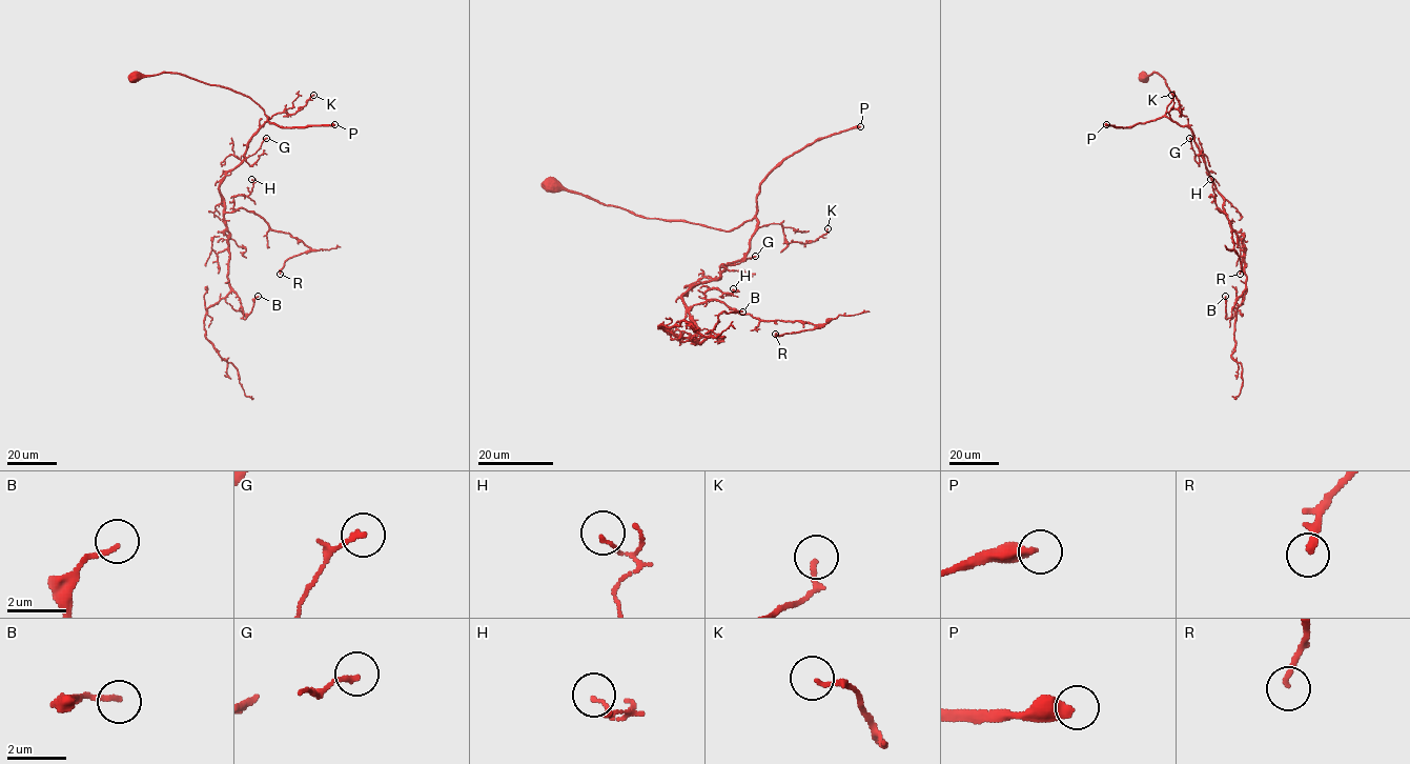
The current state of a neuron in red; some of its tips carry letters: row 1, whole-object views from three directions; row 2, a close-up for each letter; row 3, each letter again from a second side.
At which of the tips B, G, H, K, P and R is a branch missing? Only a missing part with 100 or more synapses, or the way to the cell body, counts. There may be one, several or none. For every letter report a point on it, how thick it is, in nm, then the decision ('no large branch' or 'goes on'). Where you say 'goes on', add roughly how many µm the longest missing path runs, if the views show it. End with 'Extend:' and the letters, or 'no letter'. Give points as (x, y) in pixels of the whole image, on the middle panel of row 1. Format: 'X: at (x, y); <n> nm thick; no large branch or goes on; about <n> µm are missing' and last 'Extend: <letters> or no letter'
B: at (742, 312); 150 nm thick; no large branch
G: at (755, 256); 160 nm thick; no large branch
H: at (733, 288); 120 nm thick; no large branch
K: at (828, 228); 150 nm thick; no large branch
P: at (860, 126); 400 nm thick; goes on; about 50 µm are missing
R: at (775, 334); 200 nm thick; no large branch
Extend: P

